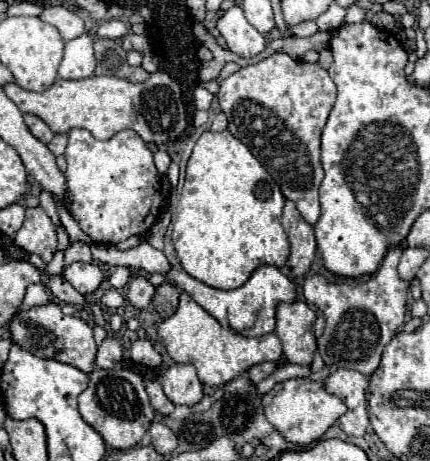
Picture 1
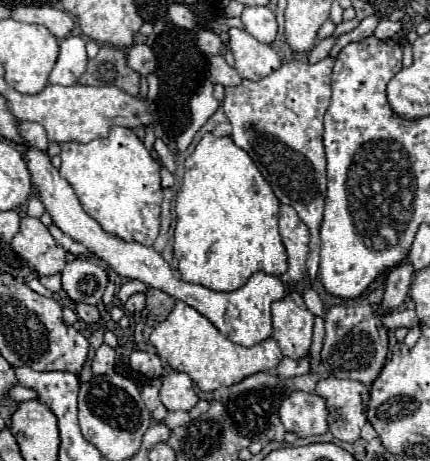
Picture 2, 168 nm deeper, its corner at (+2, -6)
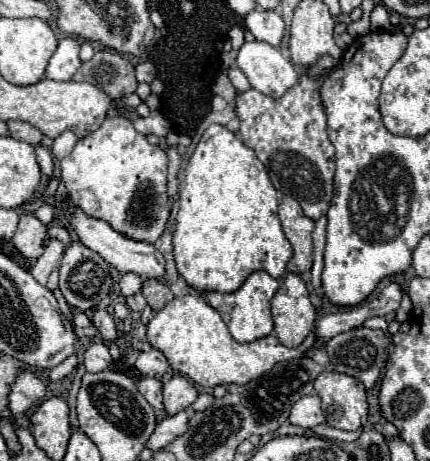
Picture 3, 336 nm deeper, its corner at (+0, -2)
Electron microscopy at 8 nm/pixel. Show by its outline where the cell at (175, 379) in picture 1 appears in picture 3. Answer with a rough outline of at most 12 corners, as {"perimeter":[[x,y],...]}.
{"perimeter":[[173,375],[163,385],[167,415],[175,415],[197,399],[195,385]]}

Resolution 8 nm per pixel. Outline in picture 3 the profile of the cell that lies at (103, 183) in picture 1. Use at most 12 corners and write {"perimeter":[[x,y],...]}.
{"perimeter":[[113,117],[61,159],[69,201],[155,243],[167,153]]}

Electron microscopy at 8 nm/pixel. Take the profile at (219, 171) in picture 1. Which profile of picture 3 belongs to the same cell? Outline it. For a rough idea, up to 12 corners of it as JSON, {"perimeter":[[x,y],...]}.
{"perimeter":[[225,125],[197,143],[179,275],[233,293],[291,259],[267,169]]}

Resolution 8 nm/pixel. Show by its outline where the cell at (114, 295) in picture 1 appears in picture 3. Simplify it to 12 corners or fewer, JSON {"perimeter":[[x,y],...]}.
{"perimeter":[[125,273],[119,281],[125,297],[141,291],[141,277]]}

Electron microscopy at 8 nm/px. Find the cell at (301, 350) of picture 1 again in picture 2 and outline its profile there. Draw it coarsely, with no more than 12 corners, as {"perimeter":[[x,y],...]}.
{"perimeter":[[299,293],[273,303],[273,339],[289,359],[309,355],[313,315]]}

